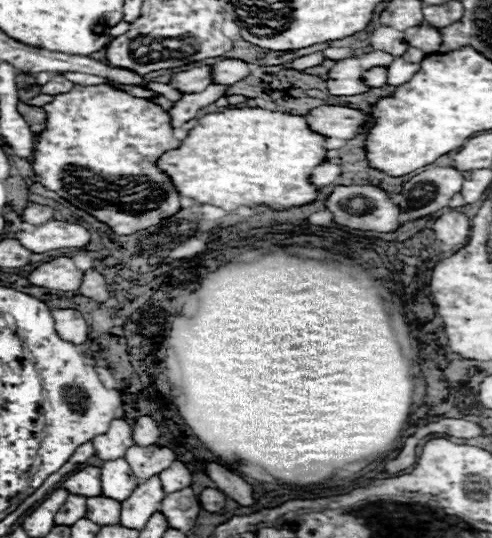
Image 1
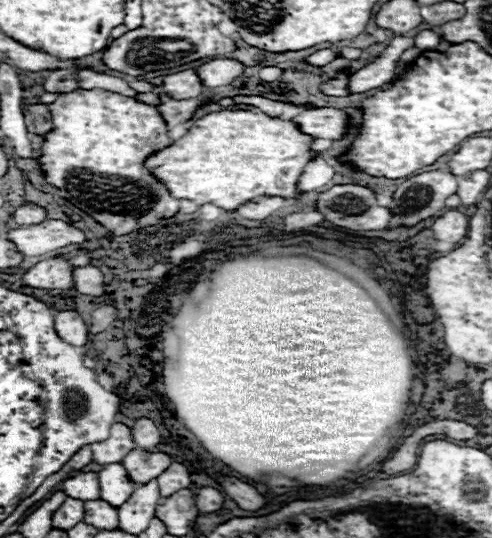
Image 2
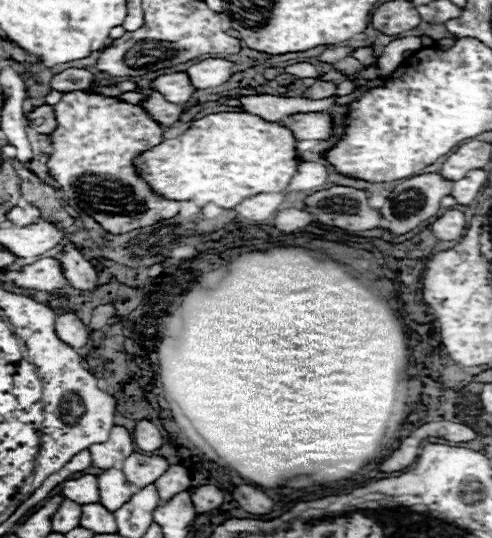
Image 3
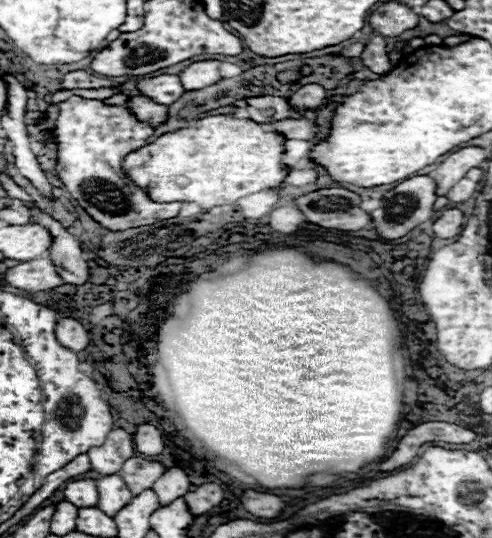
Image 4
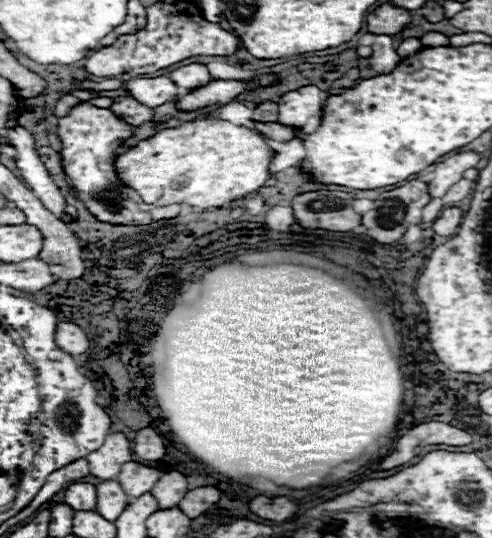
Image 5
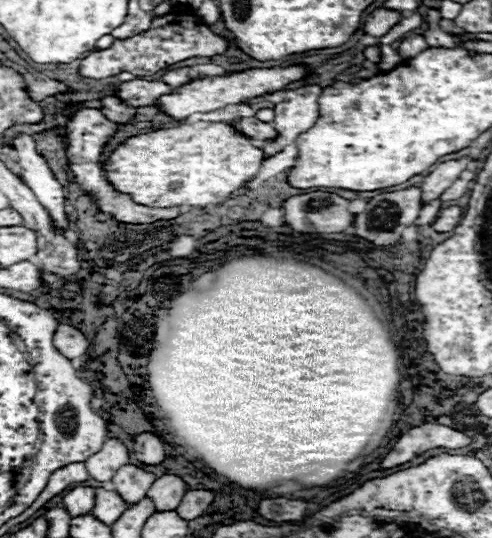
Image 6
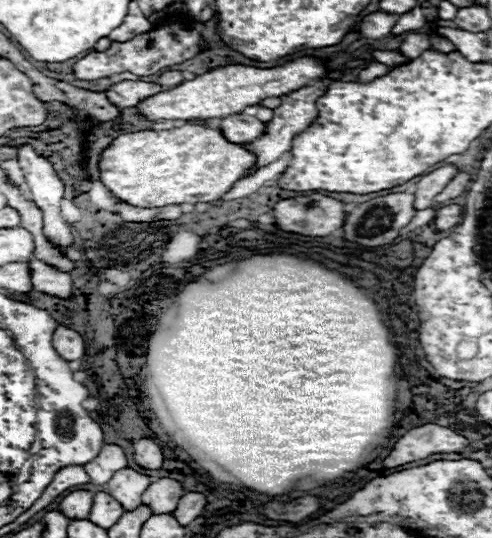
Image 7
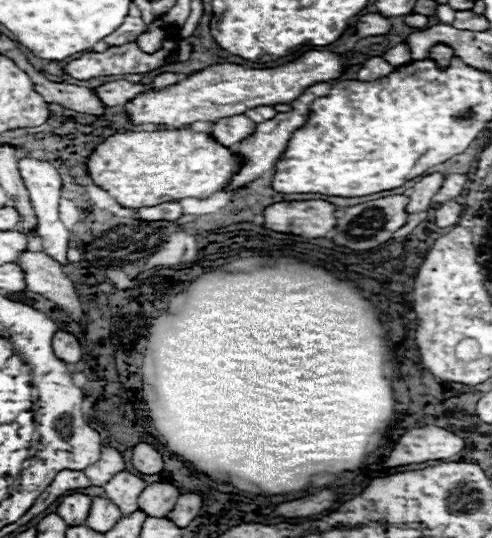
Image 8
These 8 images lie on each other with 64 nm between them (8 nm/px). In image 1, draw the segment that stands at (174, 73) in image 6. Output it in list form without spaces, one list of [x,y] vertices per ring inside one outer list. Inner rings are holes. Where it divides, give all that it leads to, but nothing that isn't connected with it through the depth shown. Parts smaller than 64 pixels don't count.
[[[222,60],[212,66],[212,84],[234,84],[250,74],[248,64],[242,60]]]

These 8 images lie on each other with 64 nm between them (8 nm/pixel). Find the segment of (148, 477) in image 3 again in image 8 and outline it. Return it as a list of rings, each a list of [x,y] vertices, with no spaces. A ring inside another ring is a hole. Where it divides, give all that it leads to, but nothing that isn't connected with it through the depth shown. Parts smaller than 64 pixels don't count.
[[[120,472],[104,486],[104,496],[120,508],[122,516],[128,516],[138,510],[138,496],[144,488],[146,482],[142,478],[130,472]]]

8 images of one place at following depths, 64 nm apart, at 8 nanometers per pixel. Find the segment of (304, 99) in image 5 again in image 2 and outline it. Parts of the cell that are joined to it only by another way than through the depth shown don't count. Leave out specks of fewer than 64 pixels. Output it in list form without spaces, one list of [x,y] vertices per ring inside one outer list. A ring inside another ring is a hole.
[[[342,72],[340,76],[336,76],[336,80],[328,80],[320,86],[320,92],[326,96],[348,96],[348,72]]]

